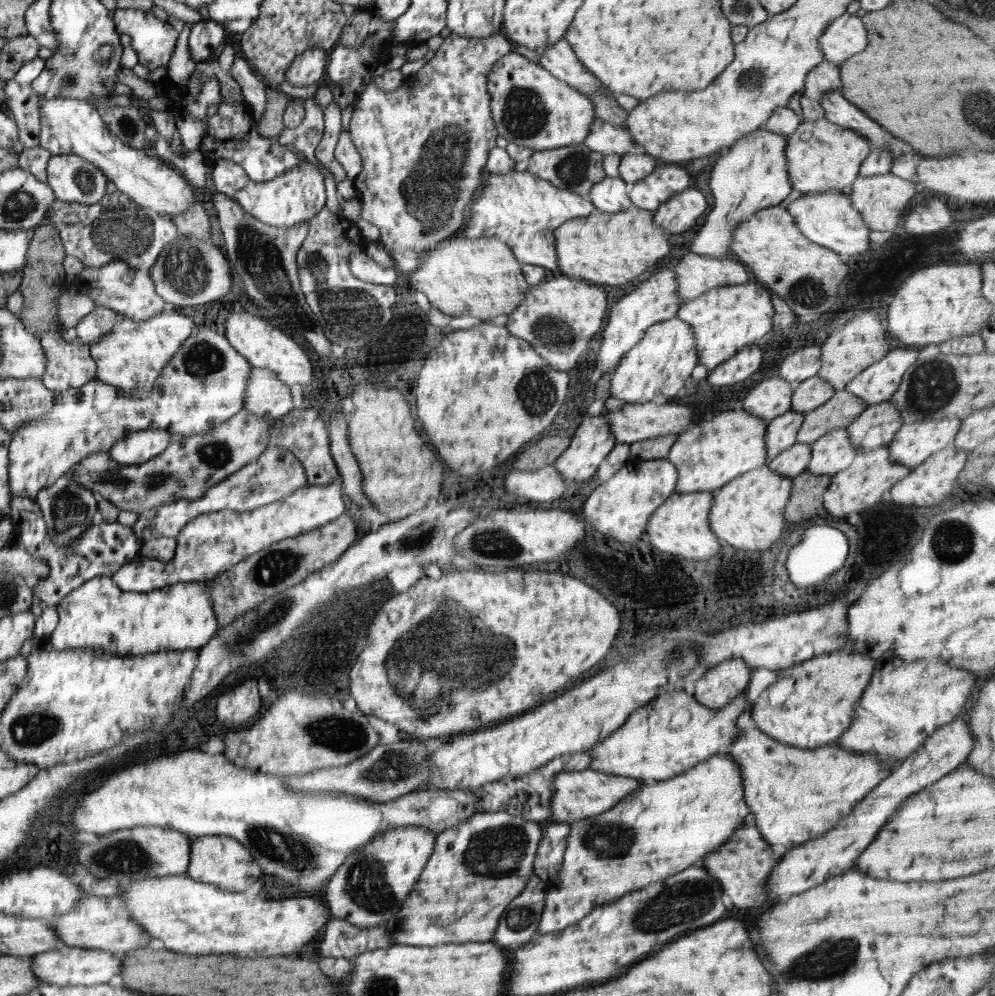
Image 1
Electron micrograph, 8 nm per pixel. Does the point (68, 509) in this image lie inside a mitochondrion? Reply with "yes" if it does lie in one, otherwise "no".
yes

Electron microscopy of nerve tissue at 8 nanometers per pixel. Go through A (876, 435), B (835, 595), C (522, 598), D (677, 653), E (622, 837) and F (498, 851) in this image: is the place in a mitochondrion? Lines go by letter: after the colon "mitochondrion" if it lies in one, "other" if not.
A: other
B: other
C: other
D: mitochondrion
E: mitochondrion
F: mitochondrion

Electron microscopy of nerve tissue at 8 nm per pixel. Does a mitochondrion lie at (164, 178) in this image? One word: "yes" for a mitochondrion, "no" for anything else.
no

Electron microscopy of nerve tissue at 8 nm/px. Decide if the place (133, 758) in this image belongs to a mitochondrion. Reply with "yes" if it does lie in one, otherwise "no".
no

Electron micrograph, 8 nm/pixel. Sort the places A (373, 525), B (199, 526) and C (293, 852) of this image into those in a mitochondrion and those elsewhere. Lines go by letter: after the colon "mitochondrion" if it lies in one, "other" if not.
A: other
B: other
C: mitochondrion

